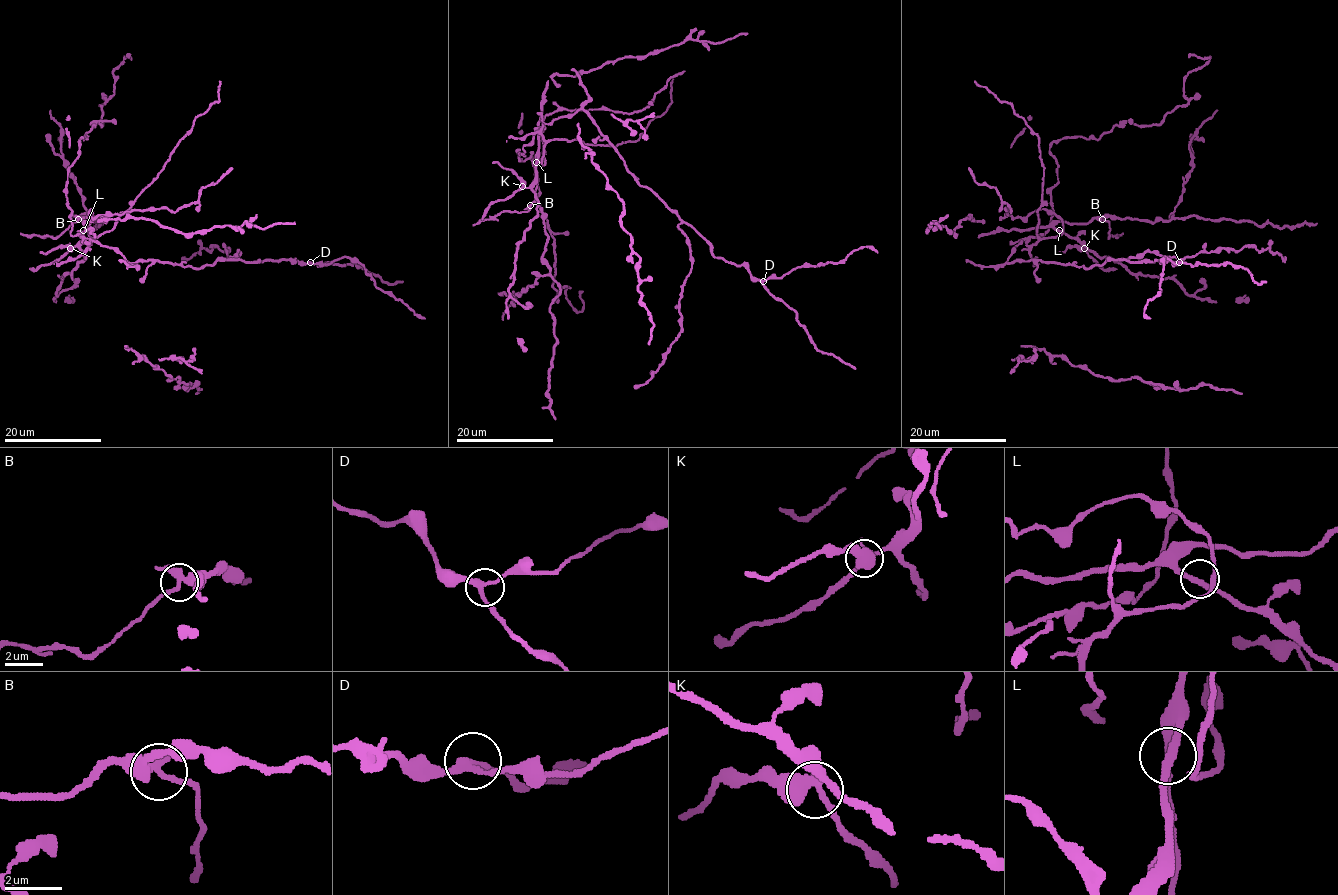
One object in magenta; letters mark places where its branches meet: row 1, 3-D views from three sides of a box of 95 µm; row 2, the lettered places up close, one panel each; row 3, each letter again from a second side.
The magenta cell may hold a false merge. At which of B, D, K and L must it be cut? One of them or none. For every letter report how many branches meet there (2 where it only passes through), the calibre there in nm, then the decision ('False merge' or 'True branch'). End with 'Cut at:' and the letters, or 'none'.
B: Branches: 3. Thickness 280 nm. False merge
D: Branches: 3. Thickness 240 nm. True branch
K: Branches: 3. Thickness 300 nm. True branch
L: Branches: 3. Thickness 240 nm. True branch
Cut at: B

